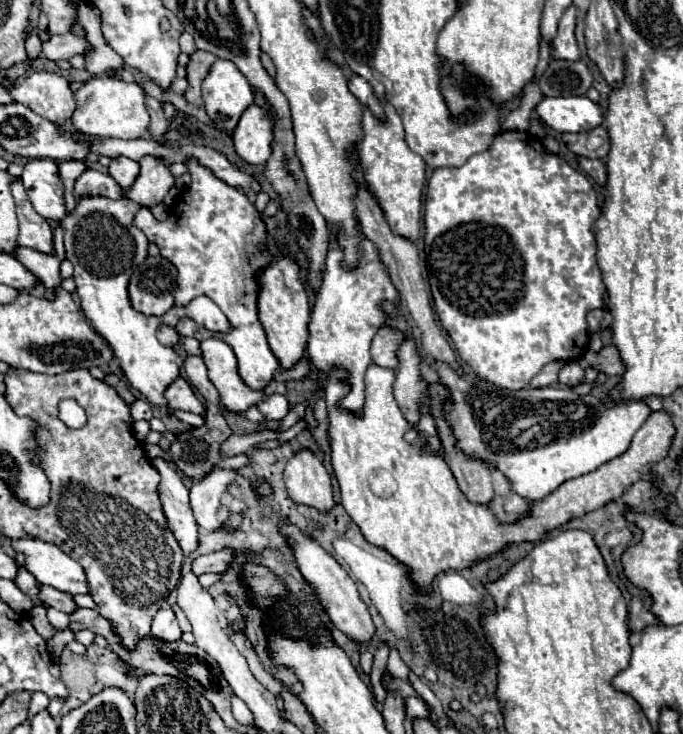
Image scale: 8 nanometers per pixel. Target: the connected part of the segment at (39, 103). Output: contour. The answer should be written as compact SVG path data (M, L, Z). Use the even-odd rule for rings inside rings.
M29 73L11 89L11 95L15 101L55 123L69 121L77 107L71 83L55 73Z

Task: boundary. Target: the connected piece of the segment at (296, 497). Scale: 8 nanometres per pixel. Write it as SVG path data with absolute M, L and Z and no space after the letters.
M301 449L289 459L285 467L285 487L297 505L311 505L319 511L333 507L331 477L321 459L309 449Z

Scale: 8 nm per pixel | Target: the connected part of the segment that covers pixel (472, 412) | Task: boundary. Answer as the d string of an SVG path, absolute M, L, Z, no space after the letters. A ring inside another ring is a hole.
M435 363L435 367L441 375L441 383L449 385L451 389L445 415L453 427L457 445L467 455L497 465L497 469L501 469L509 479L511 489L517 495L531 501L545 499L561 483L591 473L599 465L623 455L629 449L633 435L651 413L645 401L605 403L593 395L577 395L573 389L559 389L559 387L543 387L543 389L525 387L521 391L509 391L509 389L497 389L491 383L479 381L473 375L459 377L453 369L449 369L443 363Z

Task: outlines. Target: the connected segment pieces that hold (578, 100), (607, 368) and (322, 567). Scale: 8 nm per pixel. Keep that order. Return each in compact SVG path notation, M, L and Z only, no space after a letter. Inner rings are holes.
M545 97L537 105L541 121L559 133L591 131L603 123L603 111L587 97Z
M609 345L609 347L603 347L601 353L593 353L593 351L587 351L579 361L577 361L581 367L589 367L593 365L595 369L599 369L601 373L605 375L623 375L625 371L625 365L621 363L621 357L619 357L619 351L617 347Z
M283 523L281 525L281 533L287 535L287 539L293 543L295 547L295 555L297 555L297 563L299 563L299 569L301 569L301 575L315 587L319 599L323 601L323 605L327 607L327 613L333 621L333 625L343 631L349 639L353 641L369 641L375 633L373 629L373 621L371 621L371 615L367 611L367 605L361 601L359 597L359 591L357 591L357 585L353 583L353 579L347 575L347 571L315 541L307 539L295 525L289 525L289 523Z

